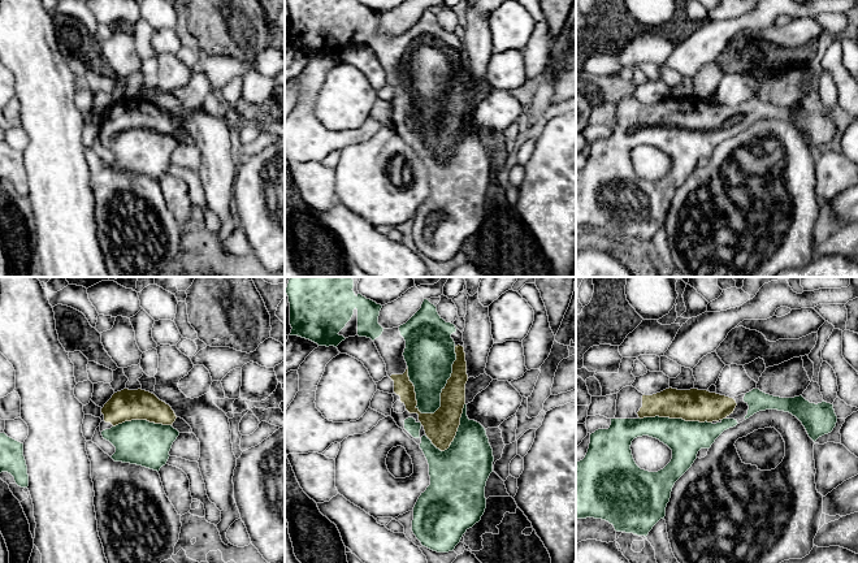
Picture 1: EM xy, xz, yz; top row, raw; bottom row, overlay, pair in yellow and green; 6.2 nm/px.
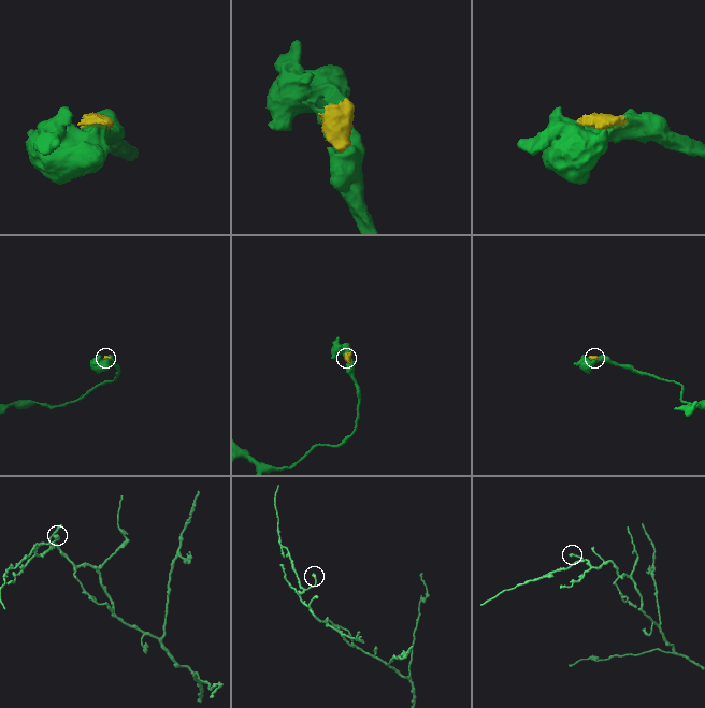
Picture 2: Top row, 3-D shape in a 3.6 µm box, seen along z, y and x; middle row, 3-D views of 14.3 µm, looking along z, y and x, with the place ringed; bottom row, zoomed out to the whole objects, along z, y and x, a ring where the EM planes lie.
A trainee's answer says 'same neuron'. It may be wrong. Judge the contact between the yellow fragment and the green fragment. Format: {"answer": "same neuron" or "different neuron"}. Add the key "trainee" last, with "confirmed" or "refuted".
{"answer": "same neuron", "trainee": "confirmed"}

